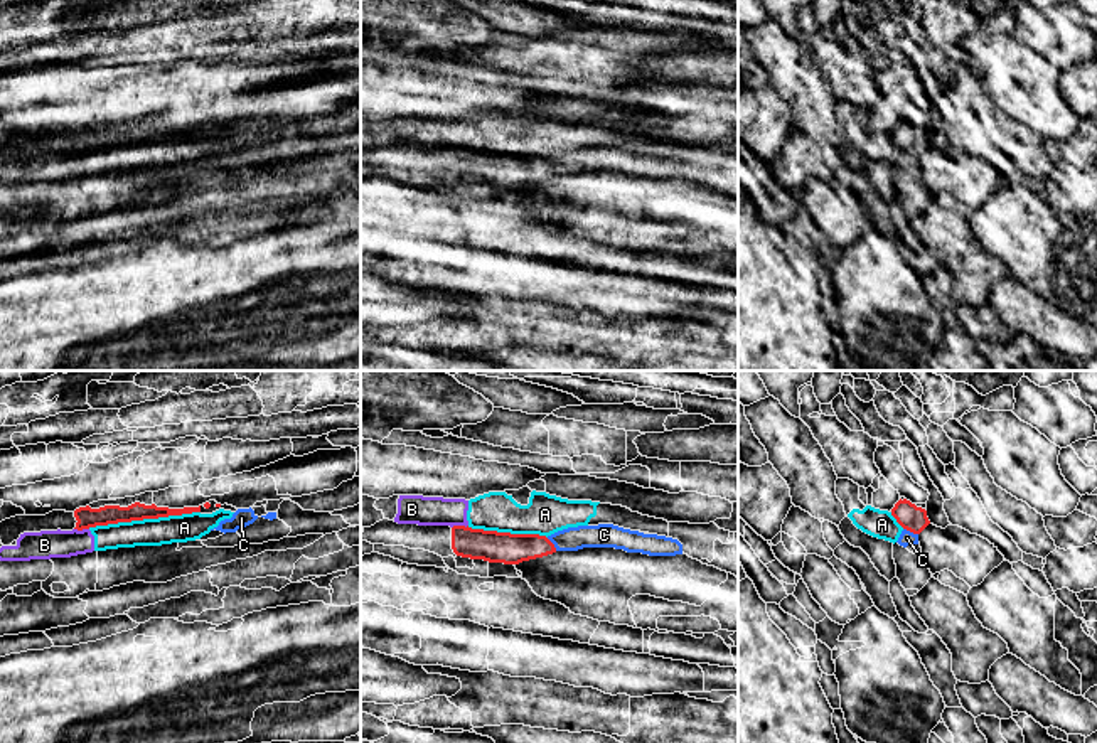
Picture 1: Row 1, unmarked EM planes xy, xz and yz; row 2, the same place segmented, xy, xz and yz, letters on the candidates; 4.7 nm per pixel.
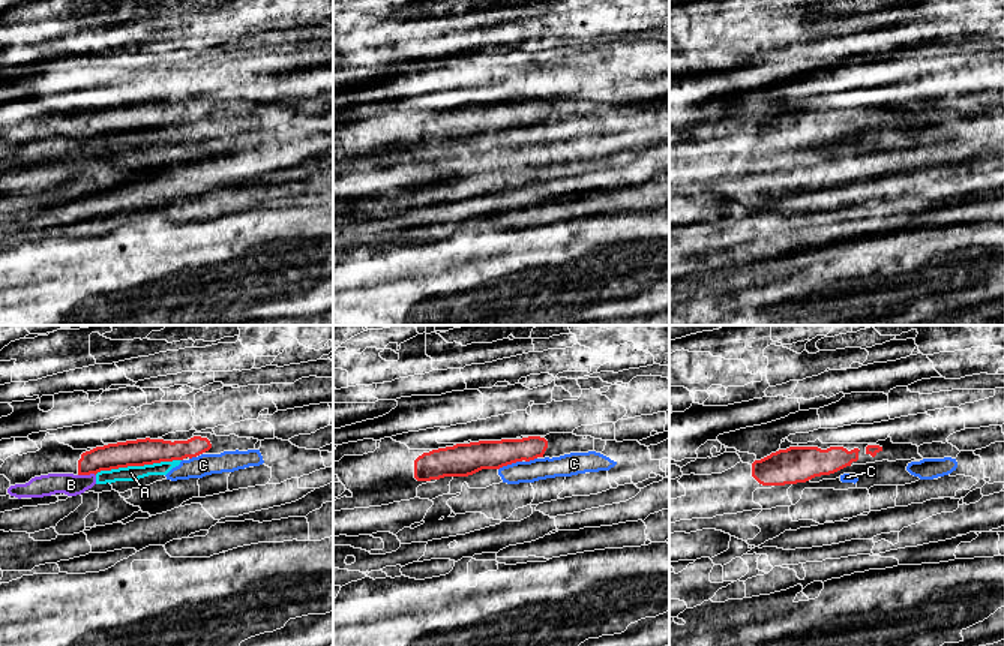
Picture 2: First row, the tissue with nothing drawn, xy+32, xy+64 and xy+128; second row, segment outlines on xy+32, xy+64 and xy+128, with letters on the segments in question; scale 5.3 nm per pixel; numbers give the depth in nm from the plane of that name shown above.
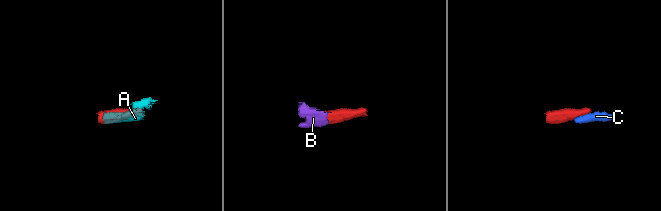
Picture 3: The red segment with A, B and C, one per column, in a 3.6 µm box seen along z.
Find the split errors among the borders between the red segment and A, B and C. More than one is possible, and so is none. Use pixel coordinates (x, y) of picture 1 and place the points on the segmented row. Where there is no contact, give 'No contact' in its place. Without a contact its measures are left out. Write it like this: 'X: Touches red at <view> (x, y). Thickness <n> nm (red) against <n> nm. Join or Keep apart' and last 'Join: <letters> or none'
A: Touches red at xy (144, 518). Thickness 100 nm (red) against 130 nm. Keep apart
B: Touches red at xz (459, 526). Thickness 150 nm (red) against 140 nm. Keep apart
C: Touches red at yz (910, 531). Thickness 120 nm (red) against 70 nm. Join
Join: C

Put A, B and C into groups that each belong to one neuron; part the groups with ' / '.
A B / C

